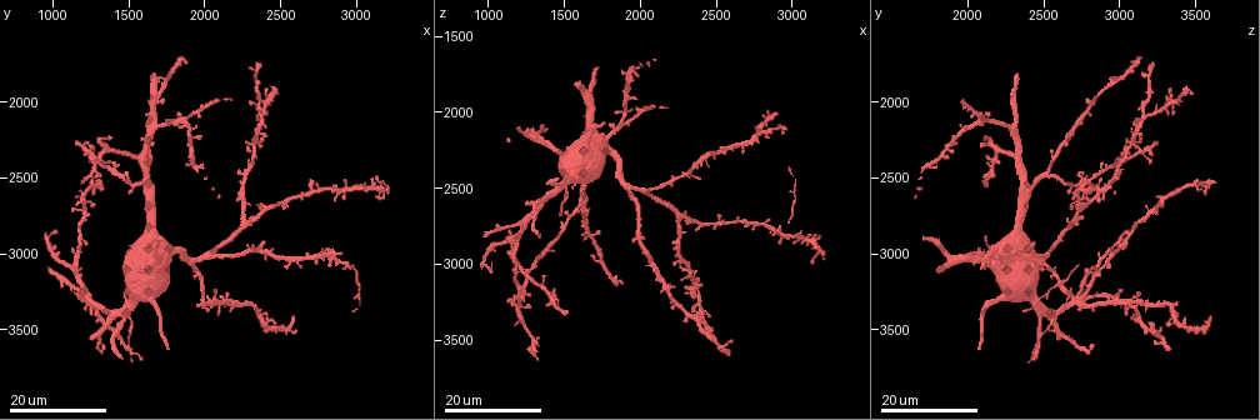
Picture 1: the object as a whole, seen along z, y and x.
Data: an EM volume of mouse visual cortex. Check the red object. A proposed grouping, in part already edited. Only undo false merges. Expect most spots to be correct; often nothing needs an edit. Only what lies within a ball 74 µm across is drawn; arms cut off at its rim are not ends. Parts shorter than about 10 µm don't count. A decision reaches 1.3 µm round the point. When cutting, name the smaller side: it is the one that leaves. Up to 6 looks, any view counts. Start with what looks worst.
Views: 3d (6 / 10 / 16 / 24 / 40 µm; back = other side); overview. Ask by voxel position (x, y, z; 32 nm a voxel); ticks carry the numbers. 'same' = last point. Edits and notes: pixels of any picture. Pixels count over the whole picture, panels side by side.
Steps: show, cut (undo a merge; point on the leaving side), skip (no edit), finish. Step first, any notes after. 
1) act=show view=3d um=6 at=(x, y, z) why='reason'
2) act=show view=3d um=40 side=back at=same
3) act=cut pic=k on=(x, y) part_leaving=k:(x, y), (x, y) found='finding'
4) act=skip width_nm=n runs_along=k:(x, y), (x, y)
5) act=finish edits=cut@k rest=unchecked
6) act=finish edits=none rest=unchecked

act=show view=3d um=24 at=(1620, 2480, 2520) why='three arms meet'

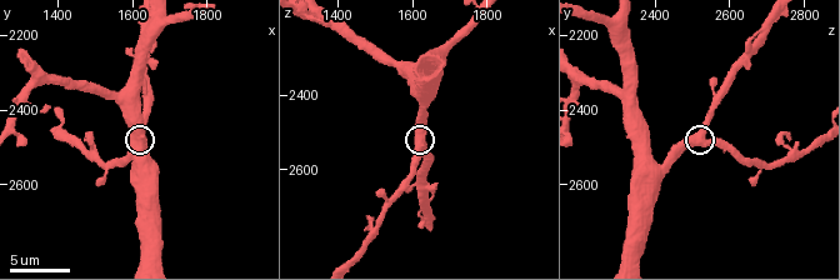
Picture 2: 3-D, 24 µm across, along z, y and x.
act=show view=3d um=10 at=same why='closer look'

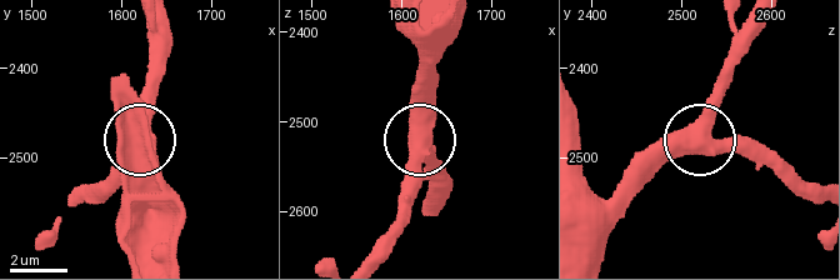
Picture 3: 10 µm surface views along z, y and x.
act=skip found='all the same cell'

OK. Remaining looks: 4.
act=show view=3d um=16 at=(2060, 3000, 2520) why='three-way junction'

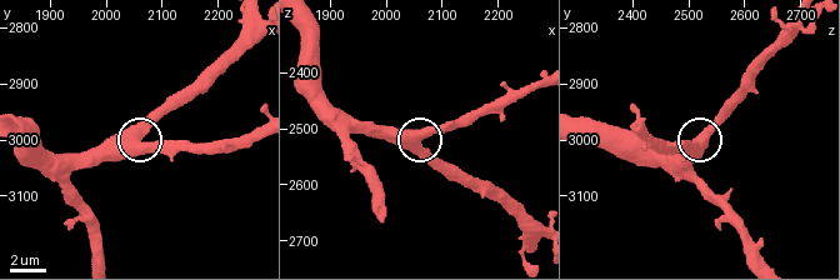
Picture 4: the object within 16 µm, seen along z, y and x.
act=show view=3d um=10 at=(2055, 2995, 2520)

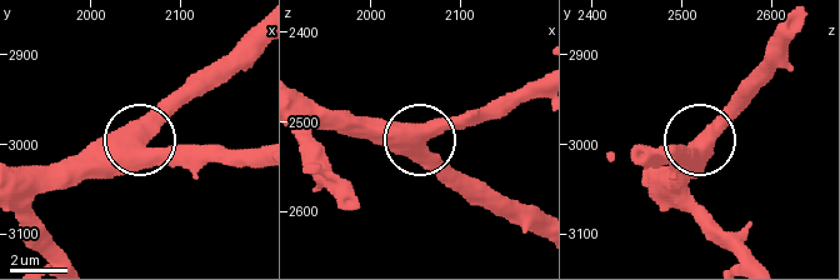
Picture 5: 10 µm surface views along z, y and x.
act=skip arms=3 found='all the same cell'

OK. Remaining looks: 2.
act=show view=3d um=16 at=(1920, 3060, 2480) why='arms part here'

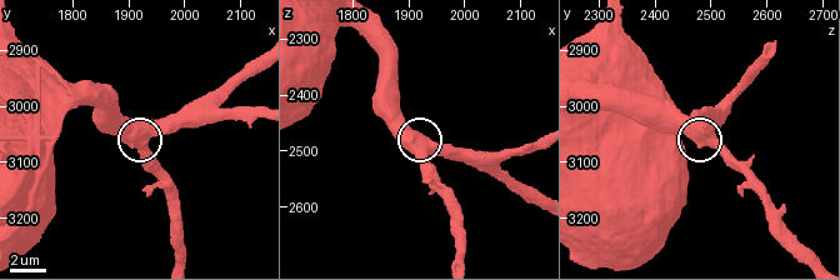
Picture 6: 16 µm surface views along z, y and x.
act=show view=3d um=6 at=(1930, 3050, 2500)

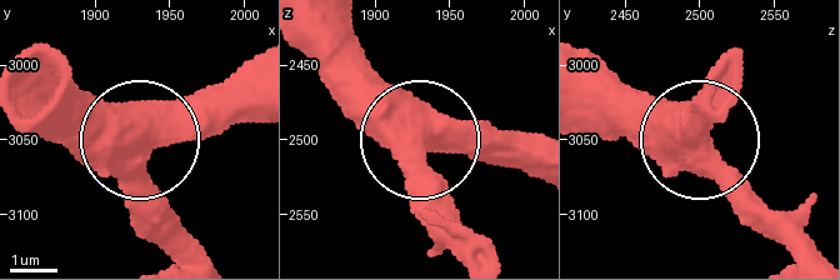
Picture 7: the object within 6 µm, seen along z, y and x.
act=skip runs_along=7:(61, 106), (90, 134), (130, 146), (141, 234) found='all the same cell'

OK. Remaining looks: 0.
act=finish edits=none rest=unchecked

